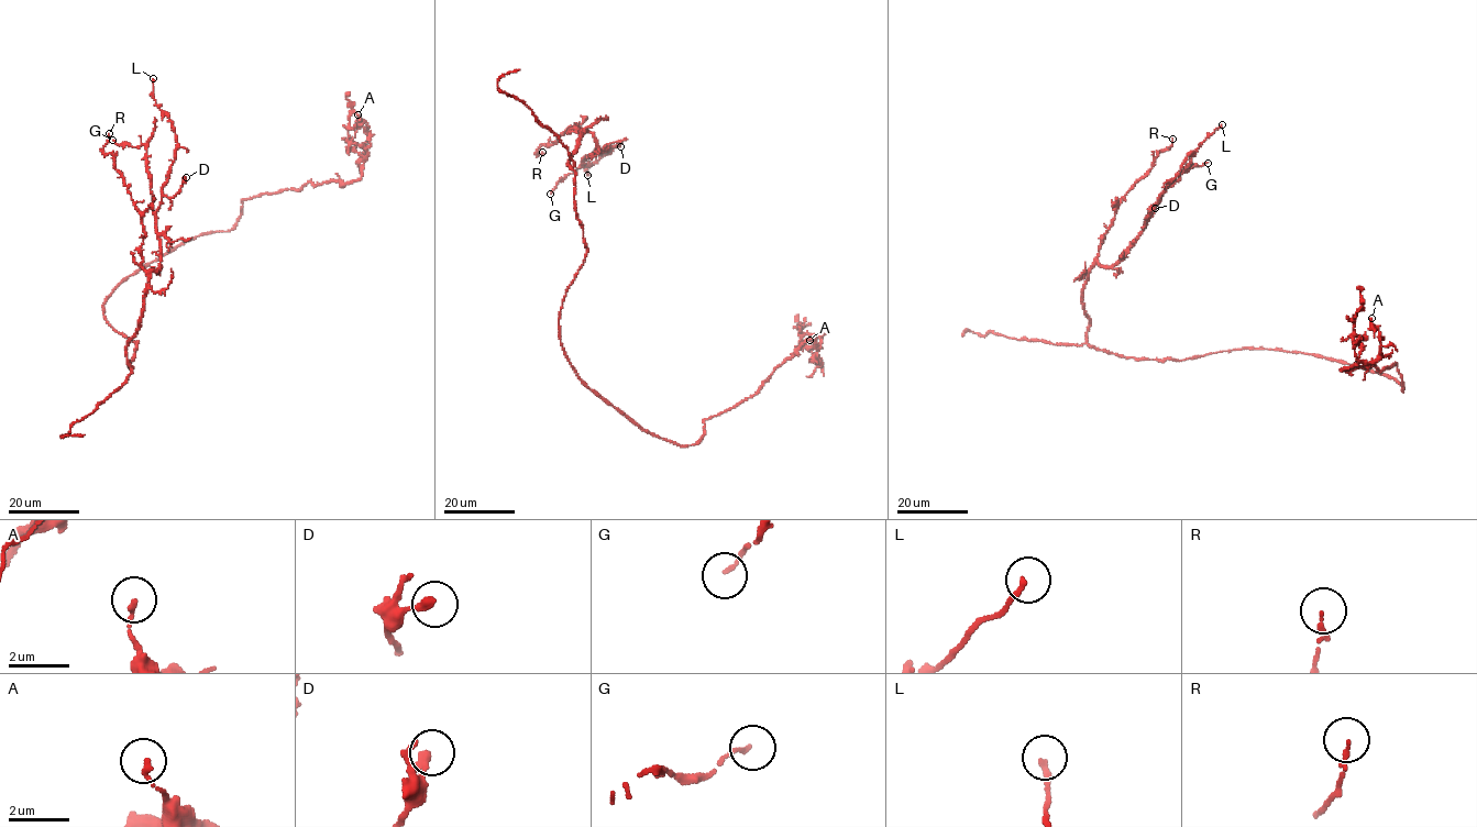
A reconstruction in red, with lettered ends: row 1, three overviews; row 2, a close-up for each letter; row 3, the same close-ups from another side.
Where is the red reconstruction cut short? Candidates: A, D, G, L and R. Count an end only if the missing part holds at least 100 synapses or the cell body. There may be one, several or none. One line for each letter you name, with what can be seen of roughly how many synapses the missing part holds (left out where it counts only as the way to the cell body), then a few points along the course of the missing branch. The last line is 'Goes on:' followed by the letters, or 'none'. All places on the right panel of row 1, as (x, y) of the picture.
Goes on: none

